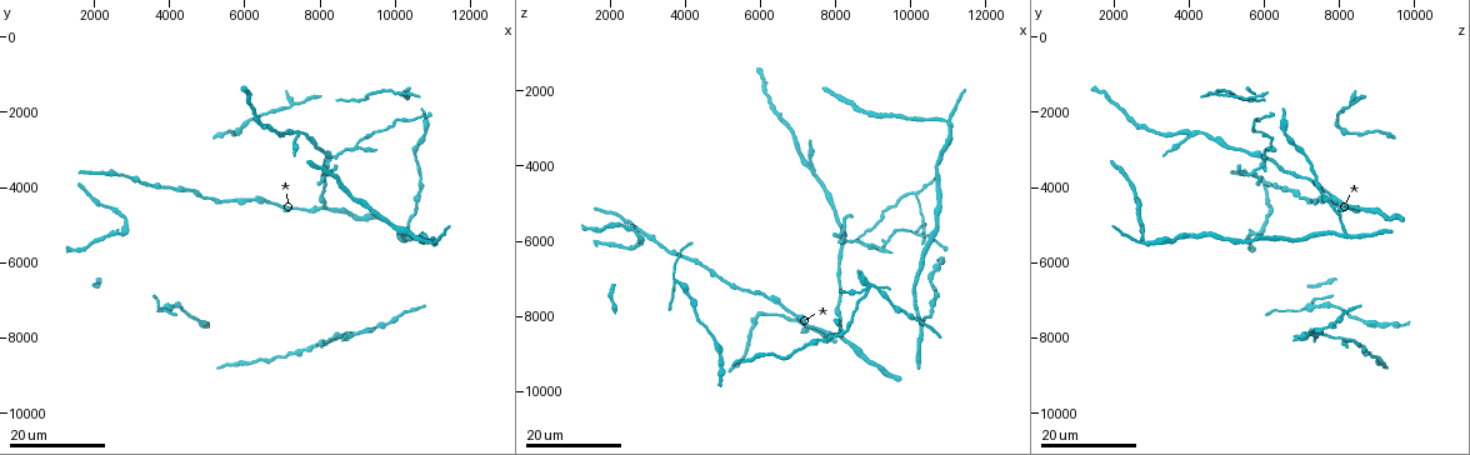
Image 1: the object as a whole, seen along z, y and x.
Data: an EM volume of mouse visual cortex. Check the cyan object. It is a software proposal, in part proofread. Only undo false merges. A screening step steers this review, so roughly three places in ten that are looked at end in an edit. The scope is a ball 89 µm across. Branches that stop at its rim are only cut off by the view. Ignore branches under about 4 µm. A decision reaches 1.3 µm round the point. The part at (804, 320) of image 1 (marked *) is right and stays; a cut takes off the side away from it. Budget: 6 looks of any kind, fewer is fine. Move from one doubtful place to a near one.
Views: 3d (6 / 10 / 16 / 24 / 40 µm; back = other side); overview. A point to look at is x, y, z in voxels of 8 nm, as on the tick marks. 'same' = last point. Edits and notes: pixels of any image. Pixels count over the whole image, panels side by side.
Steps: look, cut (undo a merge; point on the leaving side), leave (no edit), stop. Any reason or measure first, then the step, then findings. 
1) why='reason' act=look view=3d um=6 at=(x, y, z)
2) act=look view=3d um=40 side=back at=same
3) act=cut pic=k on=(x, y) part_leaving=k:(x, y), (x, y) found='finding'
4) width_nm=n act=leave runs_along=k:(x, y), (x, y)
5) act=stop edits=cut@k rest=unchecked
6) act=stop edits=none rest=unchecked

act=look view=3d um=24 at=(6350, 4200, 7500)

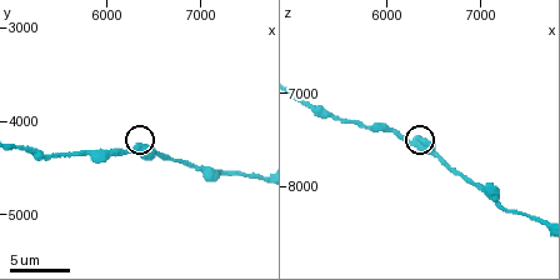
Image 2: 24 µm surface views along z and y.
why='zoom in' act=look view=3d um=6 at=(6350, 4250, 7500)

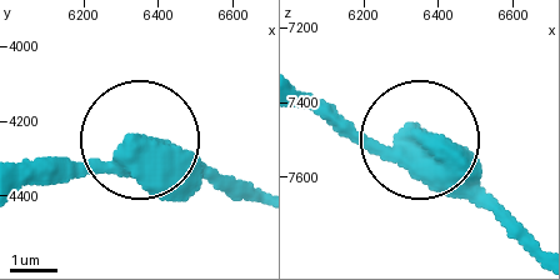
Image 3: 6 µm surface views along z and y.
side_arm_um=38 act=leave runs_along=3:(249, 203), (141, 143), (93, 168), (21, 168) found='one neuron here'

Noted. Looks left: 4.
why='three arms meet' act=look view=3d um=16 at=(3700, 7150, 7150)

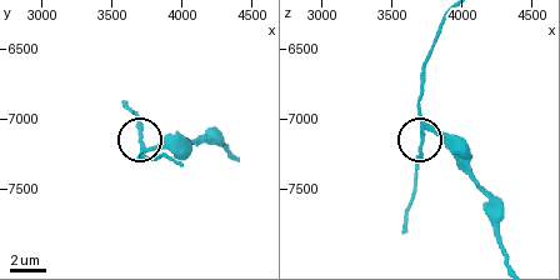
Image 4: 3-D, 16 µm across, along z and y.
act=look view=3d um=10 at=(3760, 7180, 7060)

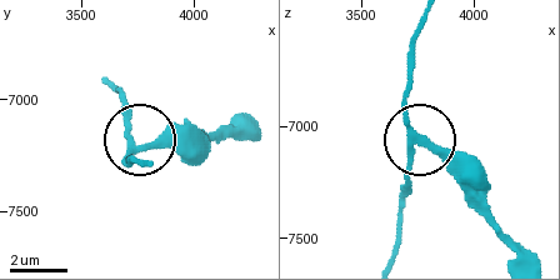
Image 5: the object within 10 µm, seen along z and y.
width_nm=230 act=cut pic=5 on=(124, 133) part_leaving=5:(413, 138), (405, 98), (418, 25) found='two neurons meet here'

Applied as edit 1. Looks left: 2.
why='thin arm on a thick one' act=look view=3d um=24 at=(11000, 5450, 2850)

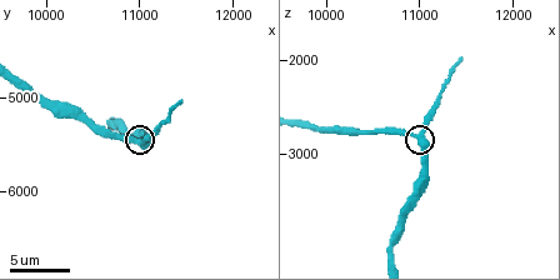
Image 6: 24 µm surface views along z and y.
act=look view=3d um=6 at=(10950, 5450, 2800)

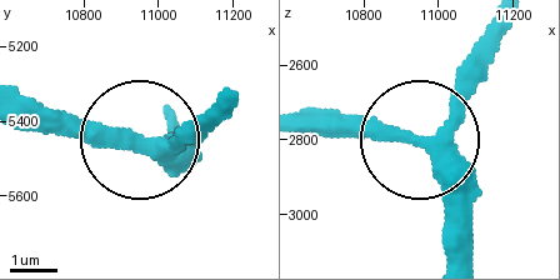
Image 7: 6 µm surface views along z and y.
arms=3 act=leave found='one neuron here'

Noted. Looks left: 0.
act=stop edits=cut@5 rest=unchecked

